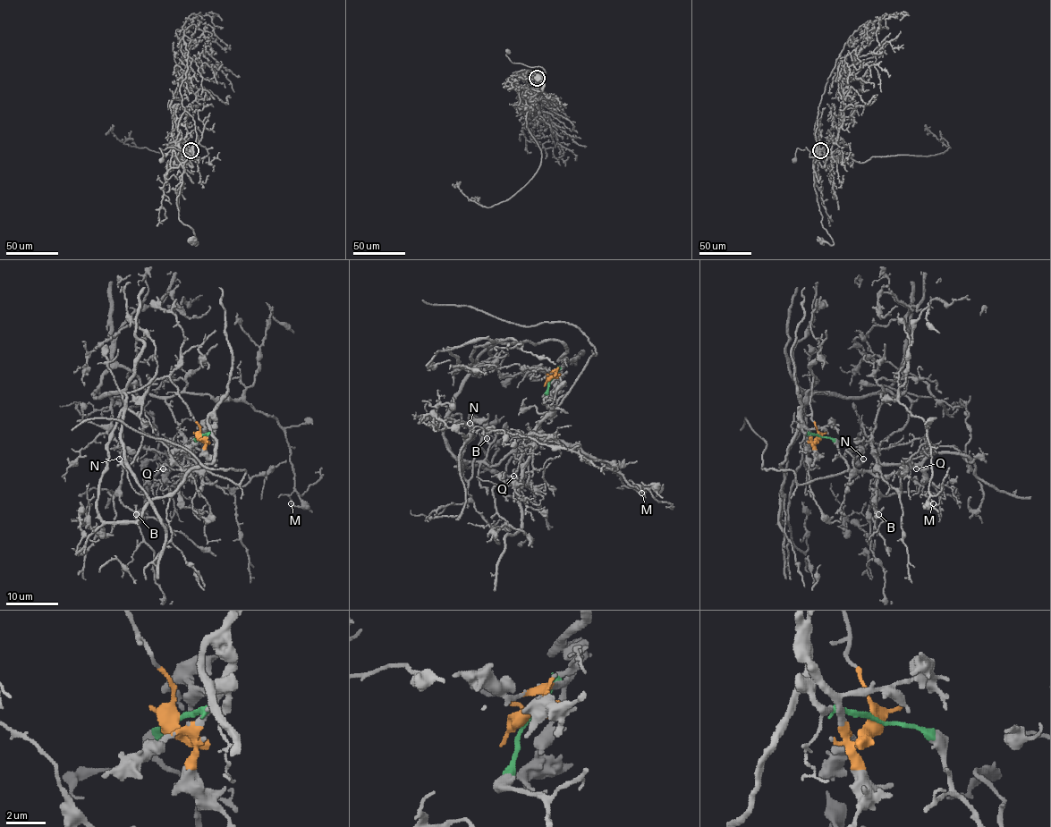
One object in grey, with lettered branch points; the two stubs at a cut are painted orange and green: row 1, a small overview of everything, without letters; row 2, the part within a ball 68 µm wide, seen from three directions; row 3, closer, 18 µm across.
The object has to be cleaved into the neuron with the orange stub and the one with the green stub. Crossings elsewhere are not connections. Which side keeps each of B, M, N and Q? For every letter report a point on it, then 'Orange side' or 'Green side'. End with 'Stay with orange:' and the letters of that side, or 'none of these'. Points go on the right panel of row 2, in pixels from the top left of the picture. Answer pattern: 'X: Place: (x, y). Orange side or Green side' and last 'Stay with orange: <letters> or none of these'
B: Place: (878, 514). Orange side
M: Place: (933, 503). Orange side
N: Place: (863, 459). Orange side
Q: Place: (916, 468). Green side
Stay with orange: B, M, N

